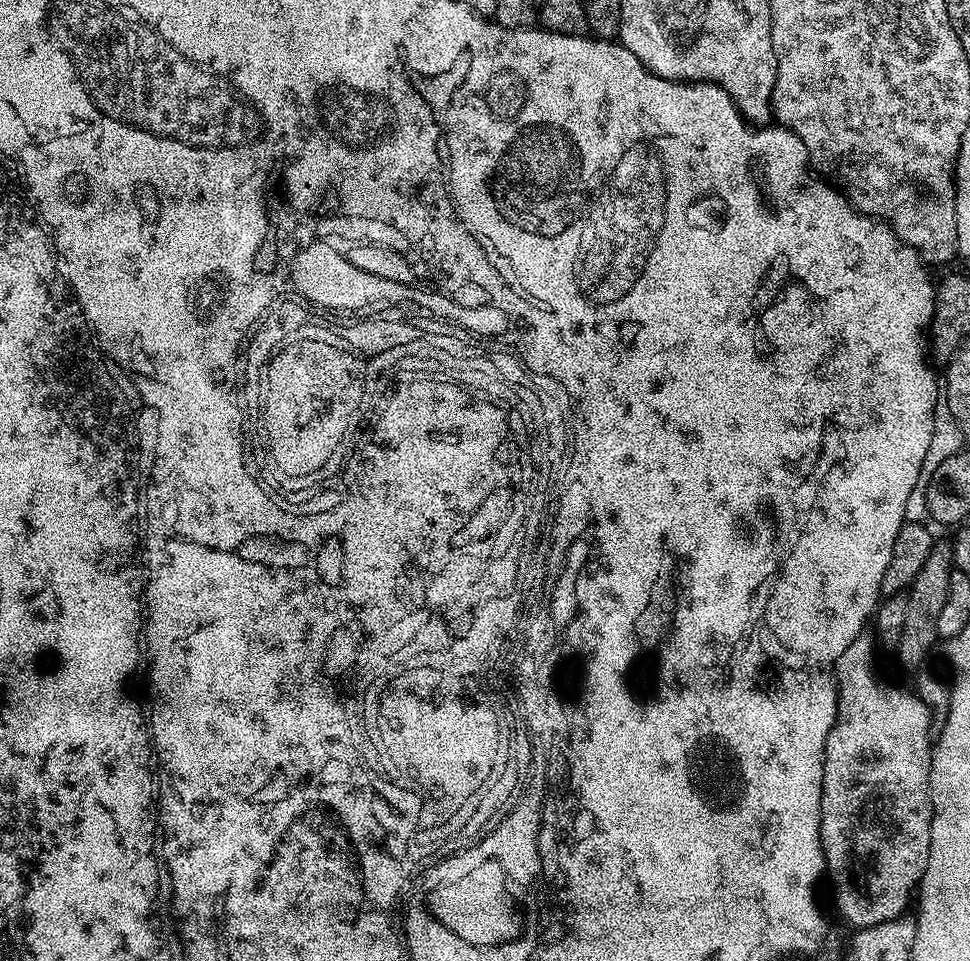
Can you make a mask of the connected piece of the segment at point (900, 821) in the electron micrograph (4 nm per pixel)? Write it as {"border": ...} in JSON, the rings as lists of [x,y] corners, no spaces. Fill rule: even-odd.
{"border":[[[861,634],[842,650],[834,669],[838,689],[836,721],[826,738],[822,806],[820,807],[820,841],[824,851],[827,879],[832,879],[836,908],[859,930],[882,922],[899,920],[905,915],[930,858],[932,833],[932,795],[930,766],[933,737],[929,736],[932,717],[915,691],[895,688],[876,677],[872,661],[871,635]]]}

